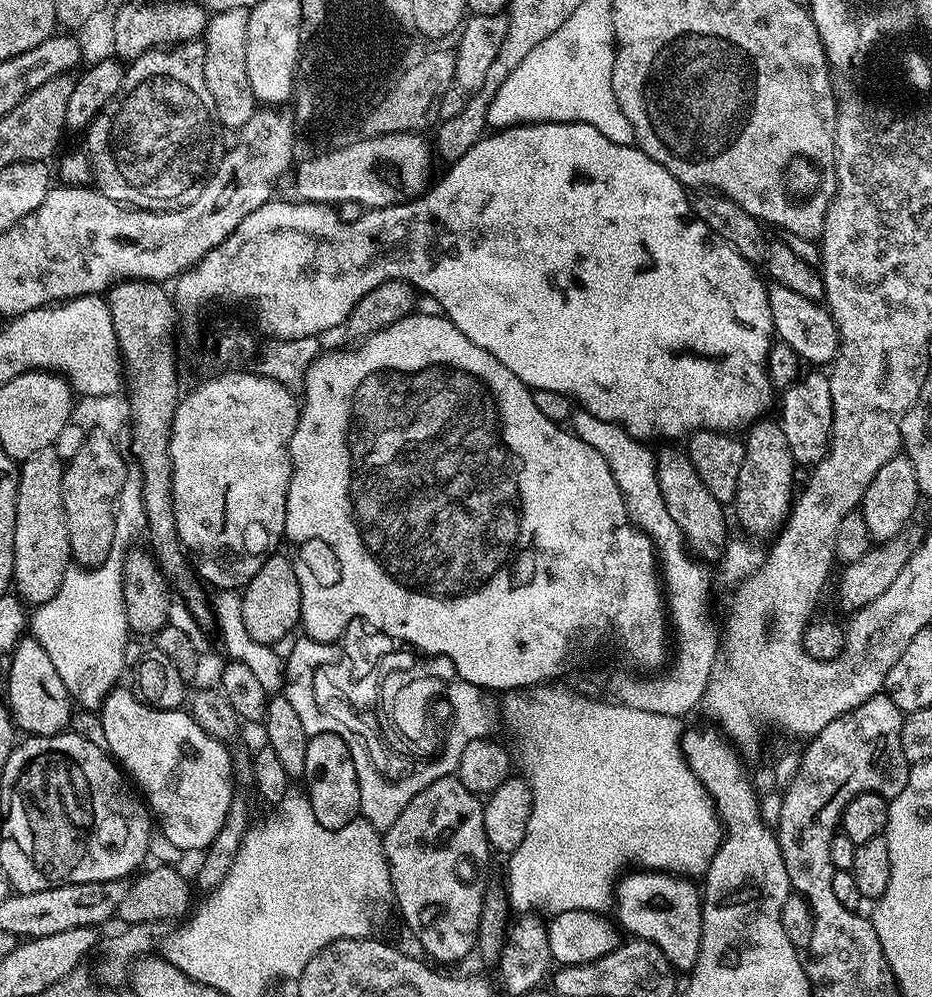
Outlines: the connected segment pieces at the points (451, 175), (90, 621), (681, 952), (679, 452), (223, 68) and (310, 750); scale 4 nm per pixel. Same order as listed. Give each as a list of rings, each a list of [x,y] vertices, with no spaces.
[[[517,124],[514,128],[496,130],[485,135],[484,139],[478,141],[474,146],[470,146],[470,150],[466,150],[466,154],[462,154],[462,158],[451,161],[449,168],[452,169],[440,181],[437,179],[423,196],[417,196],[411,202],[396,204],[396,220],[404,220],[404,224],[408,224],[406,259],[414,267],[420,268],[420,273],[417,274],[416,280],[414,279],[415,287],[421,293],[438,298],[442,302],[444,315],[447,316],[451,324],[458,326],[458,330],[462,330],[462,334],[466,334],[466,338],[470,338],[470,342],[474,342],[485,348],[490,354],[494,354],[494,358],[498,358],[498,362],[502,362],[502,366],[506,366],[506,370],[513,372],[529,388],[558,390],[562,394],[571,396],[583,411],[594,414],[611,424],[619,424],[634,439],[645,442],[653,442],[652,440],[676,442],[679,441],[676,440],[679,436],[681,438],[687,437],[691,433],[700,431],[701,428],[711,432],[732,434],[740,430],[736,428],[747,429],[767,413],[764,411],[771,406],[772,395],[774,395],[774,389],[768,377],[768,351],[772,349],[774,343],[772,311],[768,301],[769,285],[760,281],[759,274],[752,269],[755,268],[753,261],[742,258],[742,254],[738,254],[738,250],[730,247],[722,238],[718,238],[718,234],[714,234],[714,230],[710,230],[710,226],[706,226],[704,220],[698,219],[690,196],[688,200],[687,194],[689,195],[689,193],[686,191],[685,185],[680,184],[678,178],[674,178],[674,174],[670,174],[670,170],[658,166],[658,162],[654,162],[654,158],[647,156],[640,148],[630,144],[610,142],[610,138],[606,138],[606,134],[594,130],[594,126],[589,124]]]
[[[113,550],[108,555],[108,561],[97,568],[69,567],[68,571],[64,573],[64,581],[58,590],[58,594],[54,594],[54,598],[50,598],[50,602],[39,605],[33,612],[36,613],[32,616],[31,635],[35,636],[36,641],[44,647],[46,654],[50,654],[50,662],[54,662],[54,670],[58,670],[58,678],[62,678],[62,682],[66,682],[66,690],[72,695],[73,701],[79,707],[81,704],[84,708],[99,709],[107,696],[112,693],[113,688],[117,687],[118,680],[112,677],[112,664],[116,664],[116,666],[123,665],[123,648],[130,639],[128,623],[126,622],[126,610],[124,609],[124,556],[119,551]]]
[[[632,870],[620,877],[614,893],[615,923],[629,937],[654,942],[677,970],[695,967],[702,942],[704,901],[701,889],[692,884],[691,879],[670,872]]]
[[[664,446],[656,452],[656,473],[658,474],[658,486],[662,490],[662,498],[666,502],[666,510],[670,510],[670,514],[674,518],[674,522],[678,522],[678,530],[682,530],[684,541],[688,544],[688,551],[701,561],[712,562],[719,561],[720,555],[724,552],[724,546],[730,539],[728,533],[728,524],[724,521],[725,505],[718,502],[718,498],[714,498],[714,494],[710,494],[710,490],[706,490],[702,478],[698,478],[698,470],[694,468],[694,462],[690,462],[687,451],[680,446]]]
[[[248,9],[222,10],[209,15],[208,25],[203,34],[204,77],[214,98],[216,118],[228,130],[238,130],[250,122],[258,110],[254,90],[250,90],[250,77],[246,74],[246,22]]]
[[[320,732],[308,737],[306,746],[306,770],[302,777],[303,787],[310,806],[314,810],[314,818],[322,822],[330,830],[345,828],[358,816],[358,789],[356,787],[356,771],[348,743],[333,732]]]

